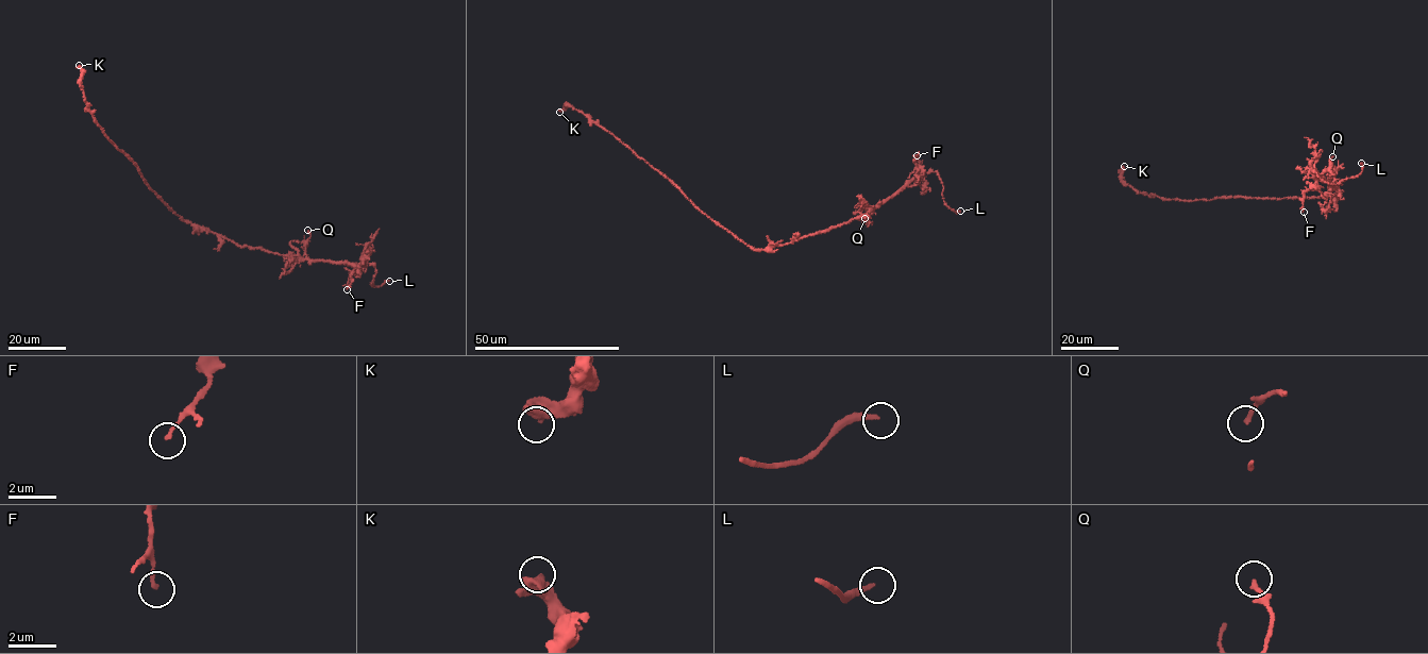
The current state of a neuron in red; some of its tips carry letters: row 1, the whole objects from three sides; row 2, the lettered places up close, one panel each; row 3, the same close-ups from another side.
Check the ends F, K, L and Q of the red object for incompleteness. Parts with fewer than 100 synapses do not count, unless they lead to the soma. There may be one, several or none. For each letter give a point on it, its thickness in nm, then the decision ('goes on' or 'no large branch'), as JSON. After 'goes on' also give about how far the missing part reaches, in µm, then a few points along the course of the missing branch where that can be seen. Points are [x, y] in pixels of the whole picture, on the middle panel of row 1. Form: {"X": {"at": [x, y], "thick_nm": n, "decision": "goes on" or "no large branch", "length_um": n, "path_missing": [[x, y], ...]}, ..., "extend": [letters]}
{"F": {"at": [917, 155], "thick_nm": 140, "decision": "no large branch"}, "K": {"at": [559, 112], "thick_nm": 360, "decision": "no large branch"}, "L": {"at": [960, 211], "thick_nm": 200, "decision": "goes on", "length_um": 5}, "Q": {"at": [864, 218], "thick_nm": 170, "decision": "no large branch"}, "extend": ["L"]}

